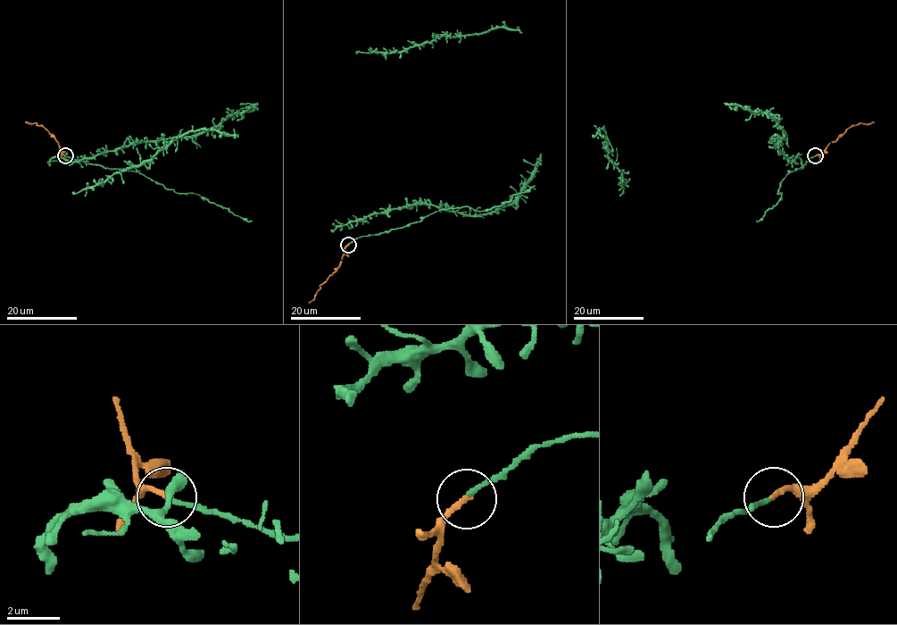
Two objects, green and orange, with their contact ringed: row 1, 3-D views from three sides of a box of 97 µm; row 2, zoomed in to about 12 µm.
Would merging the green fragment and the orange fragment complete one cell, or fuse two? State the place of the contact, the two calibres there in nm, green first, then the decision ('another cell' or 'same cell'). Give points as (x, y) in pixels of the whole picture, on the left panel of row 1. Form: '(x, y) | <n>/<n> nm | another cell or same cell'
(65, 155) | 150/200 nm | same cell

